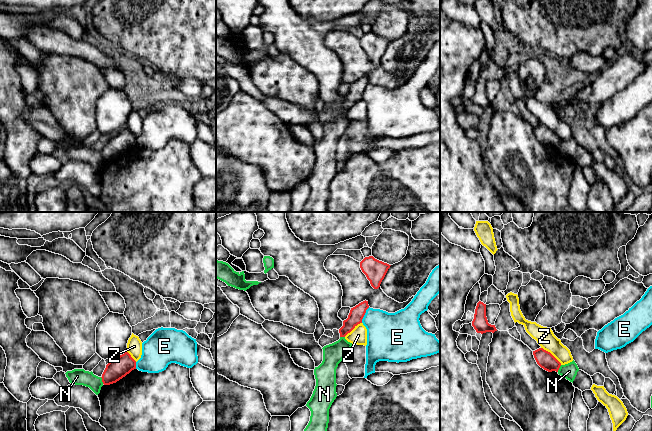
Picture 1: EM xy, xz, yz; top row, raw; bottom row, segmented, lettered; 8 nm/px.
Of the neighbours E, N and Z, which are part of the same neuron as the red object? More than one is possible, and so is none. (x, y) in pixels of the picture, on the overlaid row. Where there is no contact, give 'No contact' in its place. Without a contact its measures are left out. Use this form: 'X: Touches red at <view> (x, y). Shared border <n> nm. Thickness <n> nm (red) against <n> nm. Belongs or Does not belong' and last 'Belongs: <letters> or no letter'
E: Touches red at xz (364, 314). Shared border 140 nm. Thickness 120 nm (red) against 360 nm. Does not belong
N: Touches red at xy (102, 380). Shared border 60 nm. Thickness 170 nm (red) against 130 nm. Does not belong
Z: Touches red at yz (551, 354). Shared border 220 nm. Thickness 140 nm (red) against 150 nm. Does not belong
Belongs: no letter

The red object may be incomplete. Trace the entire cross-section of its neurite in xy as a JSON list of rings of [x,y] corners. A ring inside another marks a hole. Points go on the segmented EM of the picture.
[[[125,352],[109,361],[102,374],[102,382],[104,385],[116,383],[134,369],[136,369],[136,361]]]

